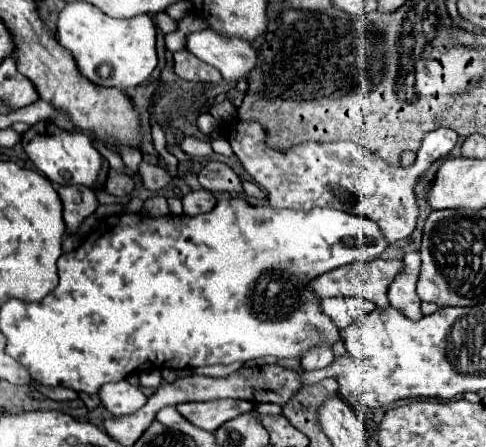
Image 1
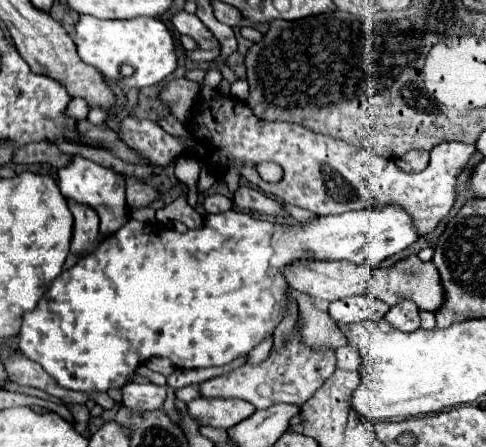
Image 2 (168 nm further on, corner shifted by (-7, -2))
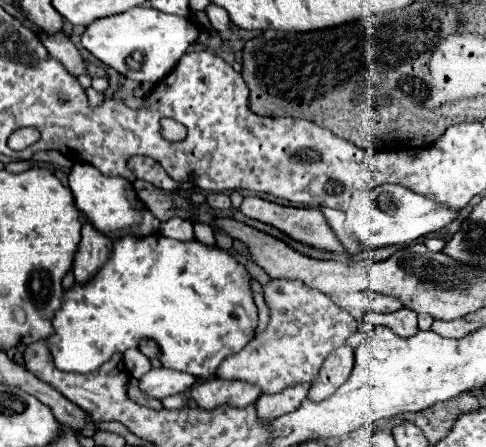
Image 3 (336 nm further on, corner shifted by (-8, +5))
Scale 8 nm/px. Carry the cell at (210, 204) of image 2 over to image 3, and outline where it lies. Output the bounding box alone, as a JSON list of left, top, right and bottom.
[208,193,230,209]

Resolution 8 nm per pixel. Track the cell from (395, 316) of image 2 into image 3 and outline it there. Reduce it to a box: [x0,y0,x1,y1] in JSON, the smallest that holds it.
[364,307,418,337]

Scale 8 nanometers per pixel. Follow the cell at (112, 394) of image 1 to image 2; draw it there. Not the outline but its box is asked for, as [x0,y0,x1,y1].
[121,382,167,412]

